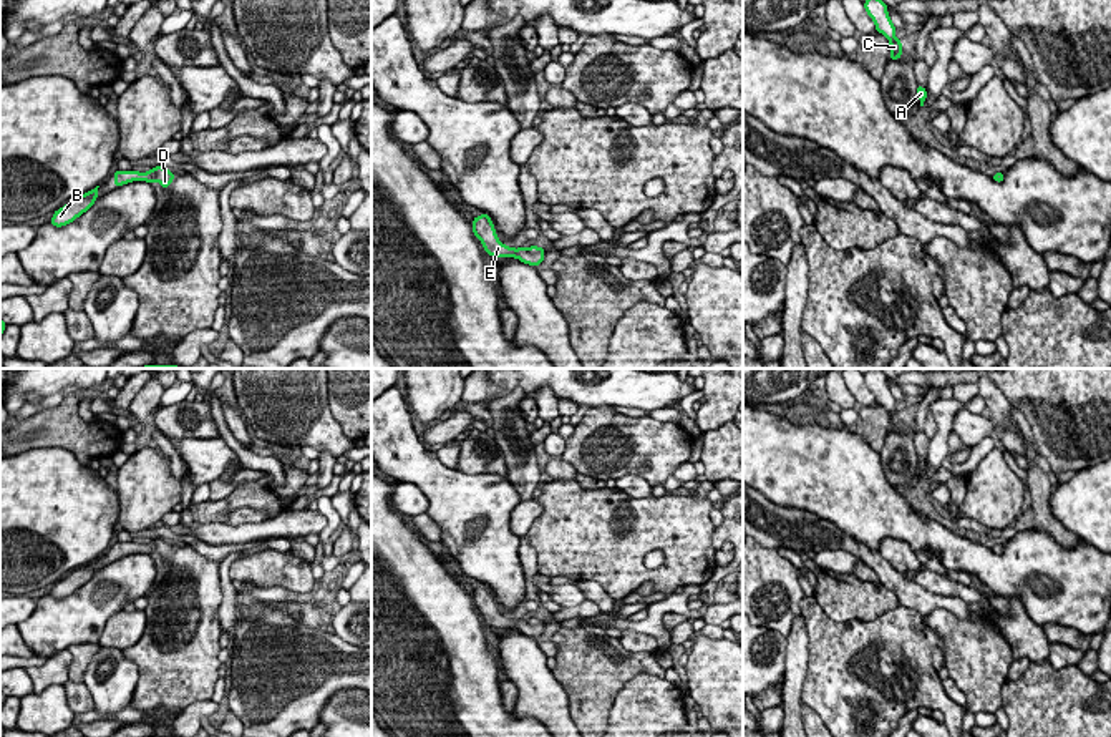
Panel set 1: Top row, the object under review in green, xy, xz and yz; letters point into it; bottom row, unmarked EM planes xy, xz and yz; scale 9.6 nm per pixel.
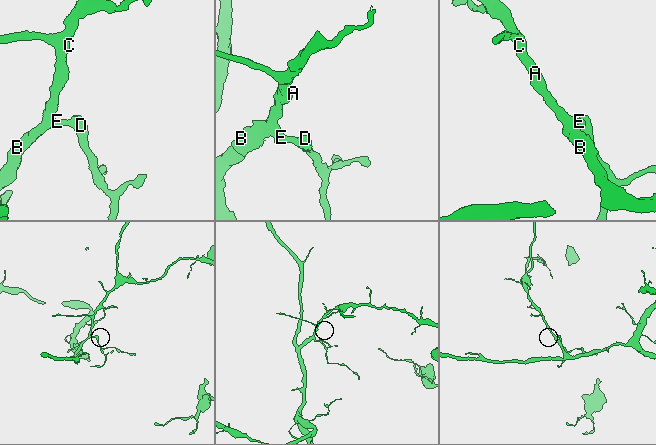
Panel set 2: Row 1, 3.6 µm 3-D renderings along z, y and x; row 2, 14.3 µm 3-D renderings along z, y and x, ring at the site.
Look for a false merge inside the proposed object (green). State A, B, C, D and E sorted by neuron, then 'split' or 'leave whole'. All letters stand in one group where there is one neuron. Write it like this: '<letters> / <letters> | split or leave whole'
A B C D E | leave whole

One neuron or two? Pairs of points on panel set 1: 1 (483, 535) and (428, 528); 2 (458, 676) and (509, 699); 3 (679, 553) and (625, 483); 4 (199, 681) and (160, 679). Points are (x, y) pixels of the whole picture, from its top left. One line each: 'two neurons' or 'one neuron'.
1: two neurons
2: two neurons
3: two neurons
4: one neuron

